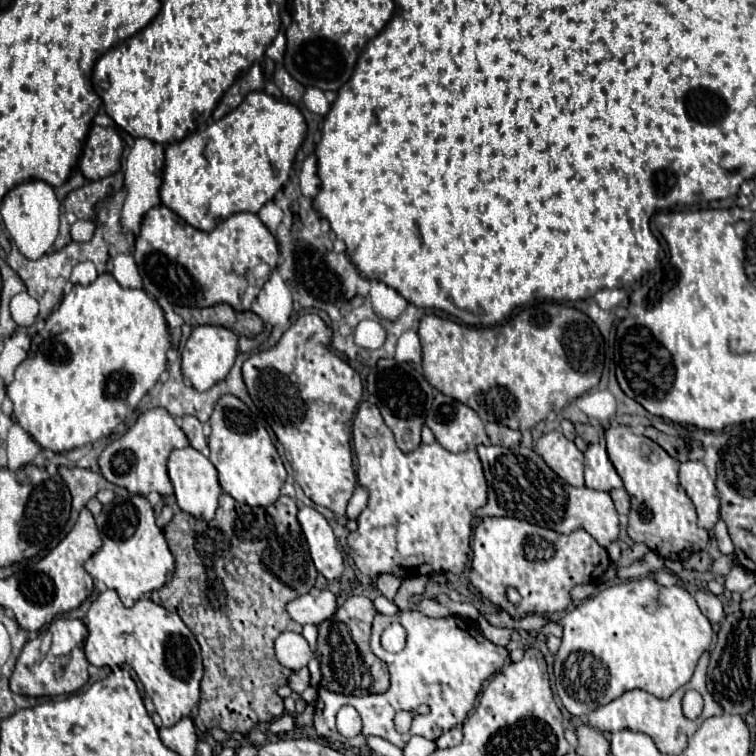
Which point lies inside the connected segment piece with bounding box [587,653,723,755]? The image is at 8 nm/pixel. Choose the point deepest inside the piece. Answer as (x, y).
(663, 721)

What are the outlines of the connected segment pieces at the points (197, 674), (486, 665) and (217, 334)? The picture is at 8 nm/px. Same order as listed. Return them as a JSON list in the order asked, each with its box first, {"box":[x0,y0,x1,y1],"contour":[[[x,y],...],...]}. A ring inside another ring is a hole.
[{"box":[85,591,203,727],"contour":[[[103,591],[85,617],[89,637],[85,641],[85,655],[89,663],[103,667],[113,663],[127,663],[141,679],[145,693],[153,699],[155,711],[165,727],[173,727],[179,719],[189,717],[199,703],[199,681],[203,677],[201,651],[195,635],[187,629],[181,617],[151,599],[139,599],[135,607],[127,609],[117,591]]]},{"box":[313,609,509,749],"contour":[[[399,609],[395,615],[377,615],[377,617],[375,617],[375,621],[373,621],[373,635],[371,635],[371,649],[373,649],[373,653],[387,665],[389,675],[391,675],[391,689],[389,689],[387,693],[383,693],[383,695],[363,696],[329,693],[327,689],[319,689],[319,691],[317,691],[317,701],[315,701],[315,719],[313,719],[313,725],[315,725],[315,721],[317,721],[317,729],[315,729],[315,731],[317,731],[321,737],[325,737],[327,741],[331,739],[331,741],[341,741],[343,745],[349,745],[349,747],[361,747],[361,743],[365,741],[365,735],[379,735],[379,737],[387,739],[389,743],[393,743],[393,745],[397,745],[397,747],[401,747],[401,749],[407,745],[407,741],[409,741],[413,735],[421,735],[421,737],[427,737],[427,739],[433,739],[433,741],[435,741],[437,737],[441,737],[441,733],[445,733],[445,731],[449,731],[449,729],[453,729],[453,727],[457,727],[457,725],[461,725],[461,723],[465,721],[467,713],[469,713],[471,707],[473,707],[475,697],[477,697],[479,691],[481,691],[481,685],[483,685],[491,675],[495,675],[495,673],[503,667],[503,663],[507,661],[507,657],[509,657],[509,653],[507,653],[505,647],[499,647],[499,645],[491,643],[489,639],[485,639],[485,637],[475,629],[475,623],[469,621],[469,619],[461,619],[461,617],[453,617],[453,615],[443,617],[443,619],[431,619],[431,617],[425,617],[425,615],[419,613],[419,611],[405,611],[405,609],[403,609],[403,611]],[[395,619],[399,619],[399,623],[407,629],[407,645],[405,645],[405,649],[403,649],[401,653],[387,653],[387,651],[381,647],[379,637],[381,637],[381,633],[383,633],[383,627],[387,627],[387,625],[393,623]],[[343,705],[353,705],[353,707],[359,711],[361,719],[363,719],[363,733],[361,733],[359,737],[355,737],[355,739],[345,739],[345,737],[337,731],[337,727],[335,727],[335,715],[337,715],[337,711],[339,711]],[[419,705],[427,705],[427,707],[429,707],[429,713],[427,713],[427,715],[417,715],[417,717],[413,719],[413,725],[411,725],[411,729],[409,729],[407,733],[397,733],[395,727],[393,727],[393,717],[395,717],[395,713],[397,713],[397,711],[413,711],[413,709],[417,709]]]},{"box":[181,325,239,391],"contour":[[[201,325],[195,327],[181,351],[181,373],[183,377],[197,389],[197,391],[207,391],[211,389],[217,381],[221,381],[229,369],[233,367],[233,361],[237,357],[237,341],[239,337],[231,333],[229,329],[223,327],[213,327],[213,325]]]}]

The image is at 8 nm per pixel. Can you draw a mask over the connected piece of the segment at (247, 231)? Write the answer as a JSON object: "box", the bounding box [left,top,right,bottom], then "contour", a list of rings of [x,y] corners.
{"box":[133,205,279,311],"contour":[[[157,205],[141,223],[133,257],[143,277],[143,289],[153,299],[179,299],[173,305],[197,309],[227,303],[237,311],[249,311],[257,293],[277,267],[279,253],[275,235],[253,213],[235,213],[211,233],[203,233],[187,225],[171,209]]]}

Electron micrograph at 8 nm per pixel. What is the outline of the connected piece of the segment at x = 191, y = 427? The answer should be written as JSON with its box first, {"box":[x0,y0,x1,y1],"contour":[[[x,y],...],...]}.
{"box":[181,415,209,457],"contour":[[[185,415],[181,419],[181,429],[185,431],[191,447],[195,447],[197,451],[201,451],[205,457],[209,457],[209,447],[207,447],[207,437],[203,435],[203,425],[199,423],[199,419]]]}

